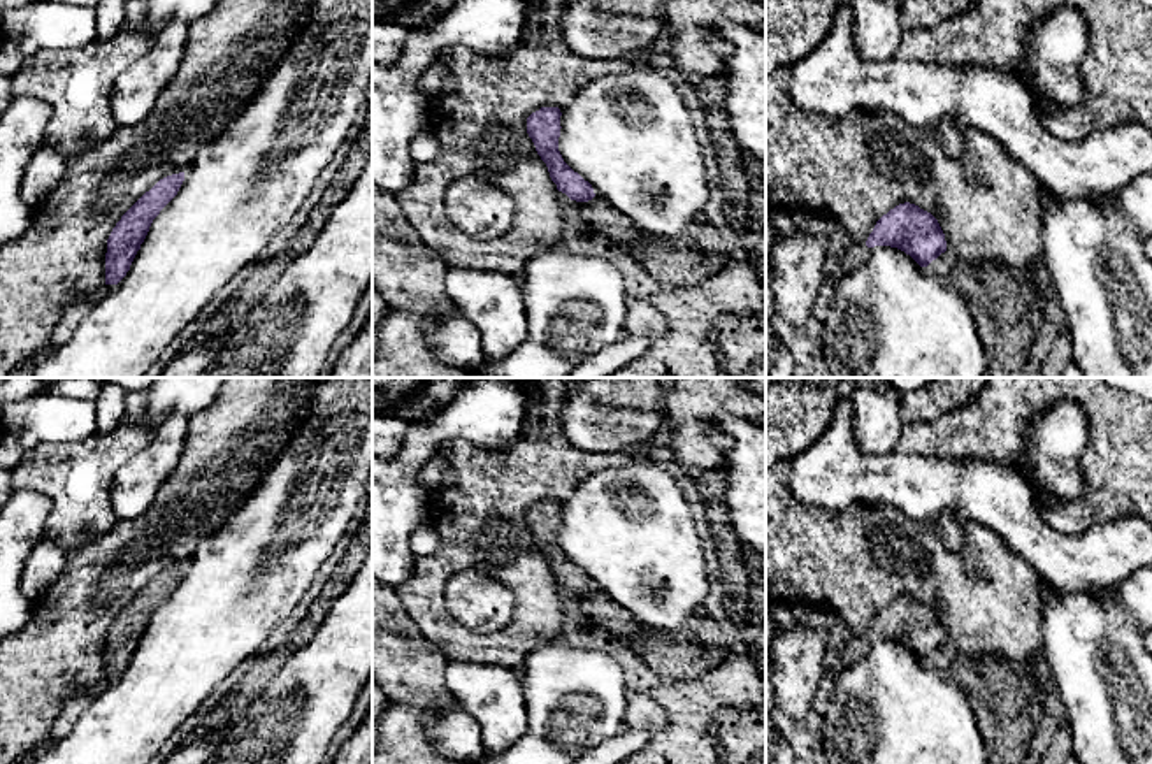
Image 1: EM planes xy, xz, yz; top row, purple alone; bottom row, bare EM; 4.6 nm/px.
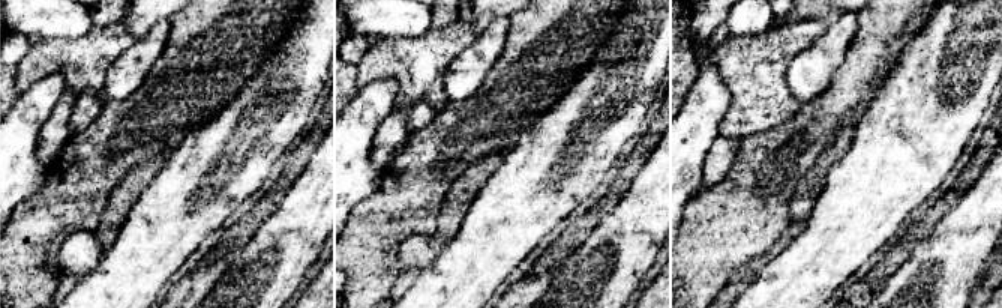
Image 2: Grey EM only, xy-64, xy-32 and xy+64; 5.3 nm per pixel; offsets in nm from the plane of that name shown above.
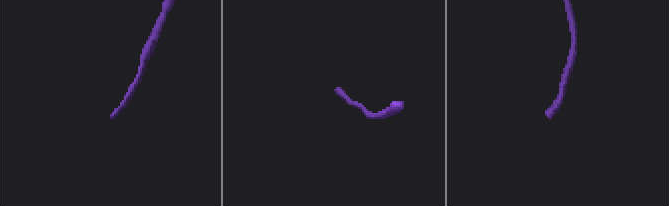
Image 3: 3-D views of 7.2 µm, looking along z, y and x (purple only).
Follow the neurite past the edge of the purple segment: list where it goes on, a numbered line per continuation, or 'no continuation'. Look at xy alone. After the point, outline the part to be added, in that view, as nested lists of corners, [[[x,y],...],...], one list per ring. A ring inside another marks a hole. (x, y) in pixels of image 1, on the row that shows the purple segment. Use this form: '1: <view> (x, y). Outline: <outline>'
no continuation

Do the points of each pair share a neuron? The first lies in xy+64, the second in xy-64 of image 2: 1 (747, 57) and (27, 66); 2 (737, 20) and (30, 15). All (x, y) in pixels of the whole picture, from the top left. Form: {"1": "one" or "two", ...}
{"1": "one", "2": "one"}

